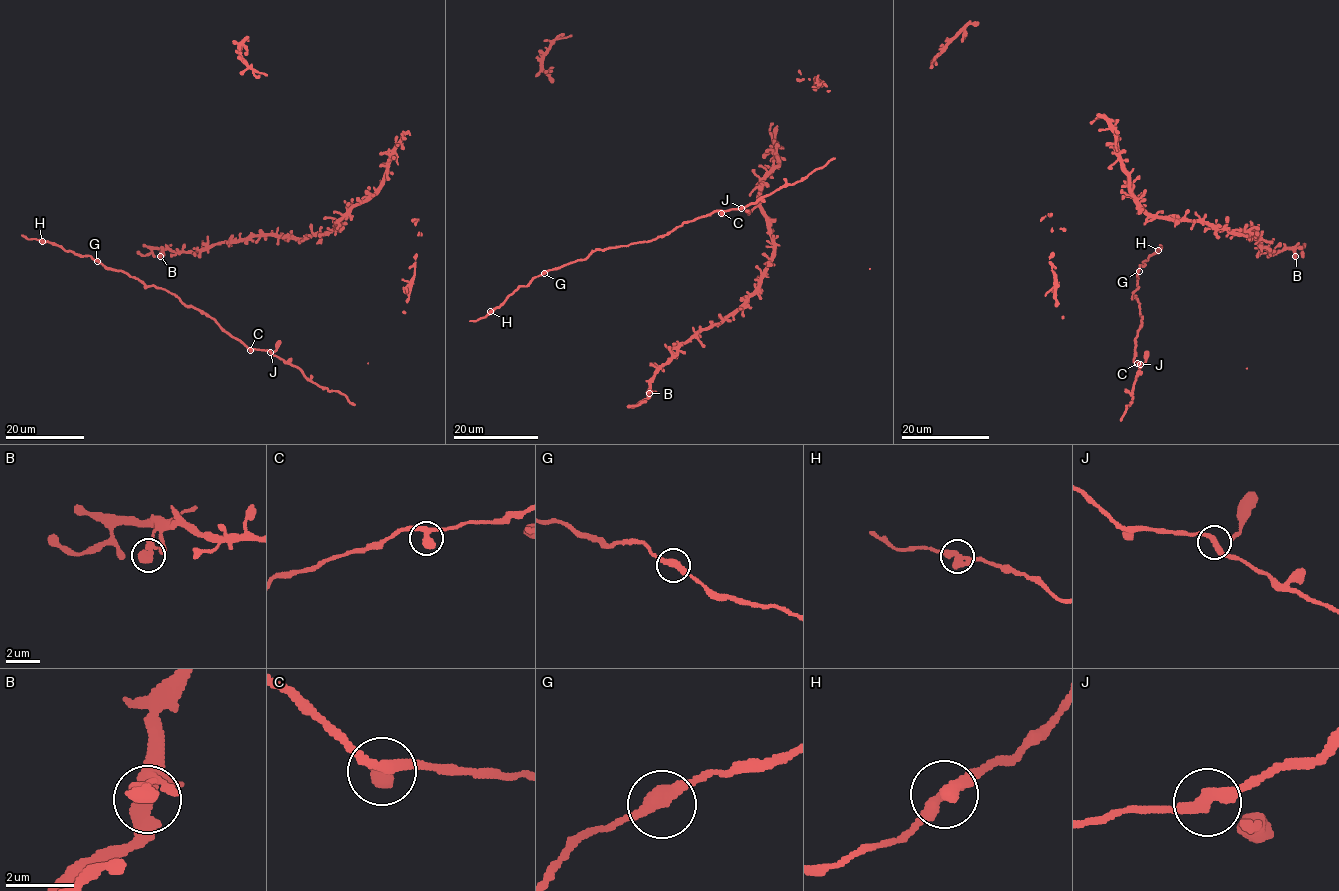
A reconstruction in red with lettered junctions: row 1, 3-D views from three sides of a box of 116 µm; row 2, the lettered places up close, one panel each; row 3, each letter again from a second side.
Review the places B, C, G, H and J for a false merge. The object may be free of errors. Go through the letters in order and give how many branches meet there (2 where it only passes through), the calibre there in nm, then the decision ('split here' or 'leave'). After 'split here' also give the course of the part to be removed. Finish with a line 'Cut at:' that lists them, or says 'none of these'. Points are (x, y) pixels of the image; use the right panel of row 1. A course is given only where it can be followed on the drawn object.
B: 2 branches meet; 360 nm thick; leave
C: 2 branches meet; 400 nm thick; leave
G: 2 branches meet; 360 nm thick; leave
H: 2 branches meet; 400 nm thick; leave
J: 2 branches meet; 320 nm thick; leave
Cut at: none of these

